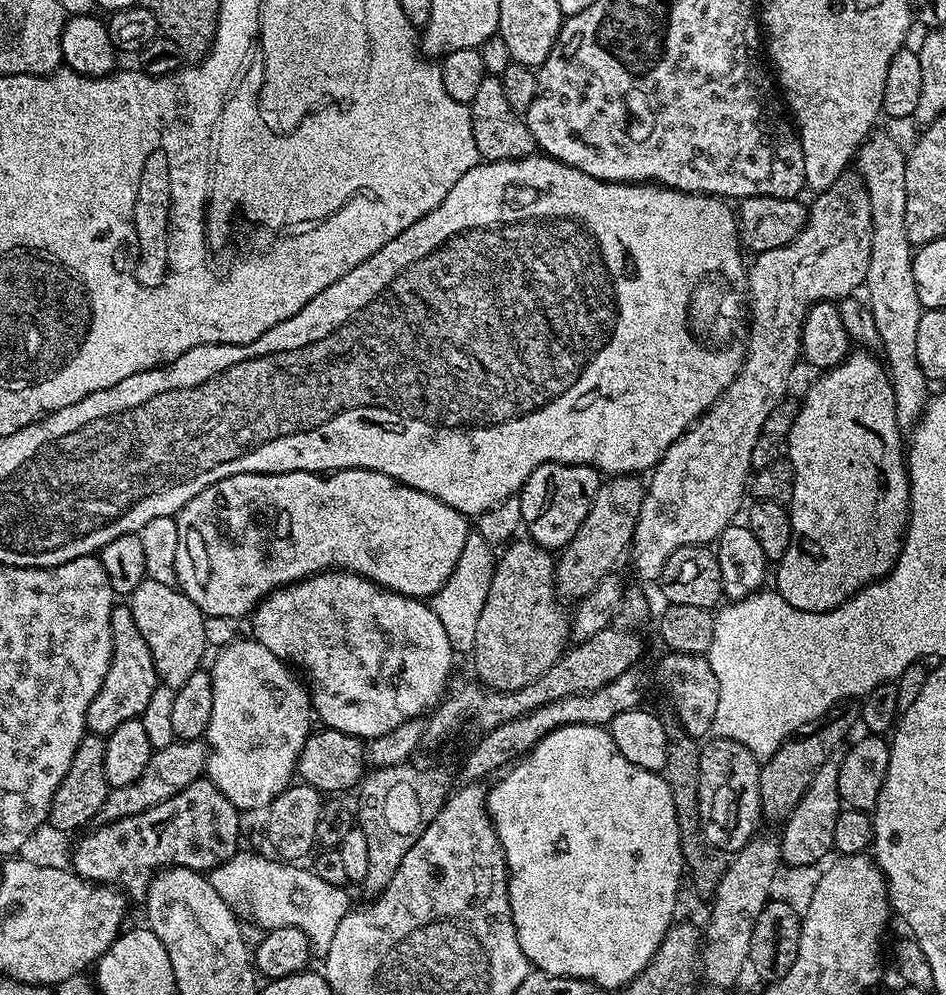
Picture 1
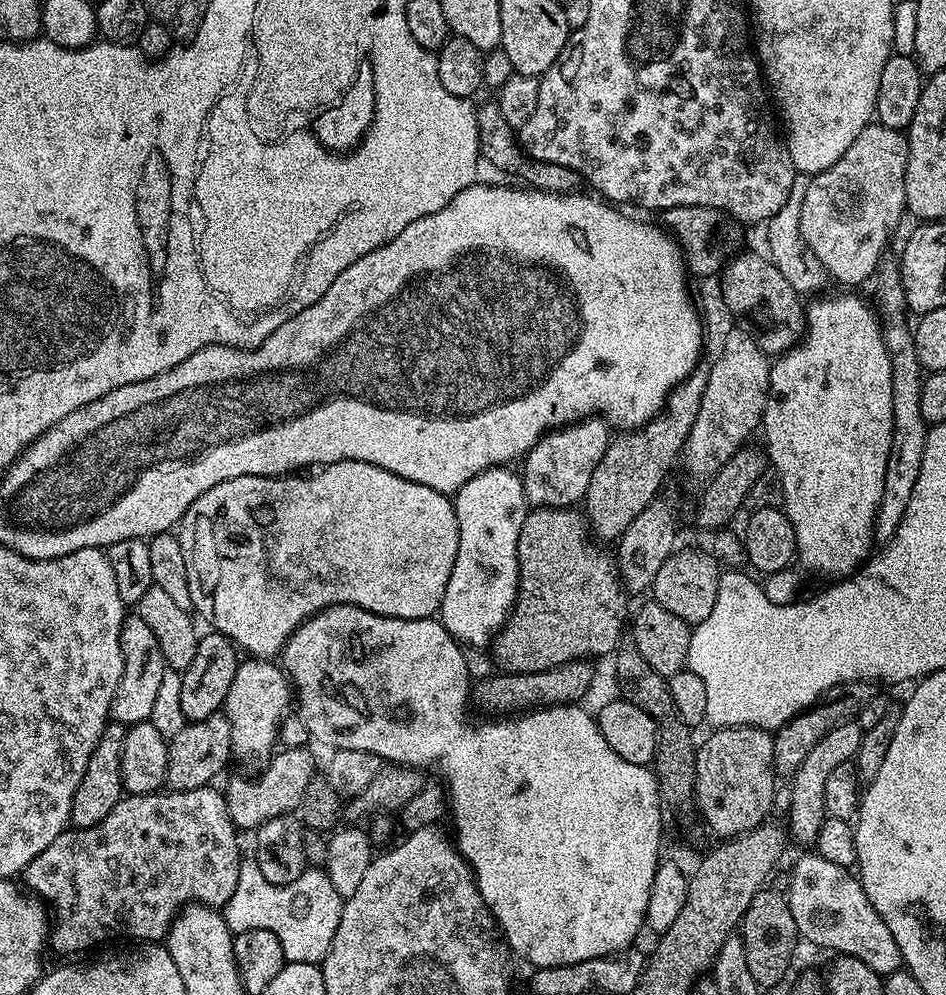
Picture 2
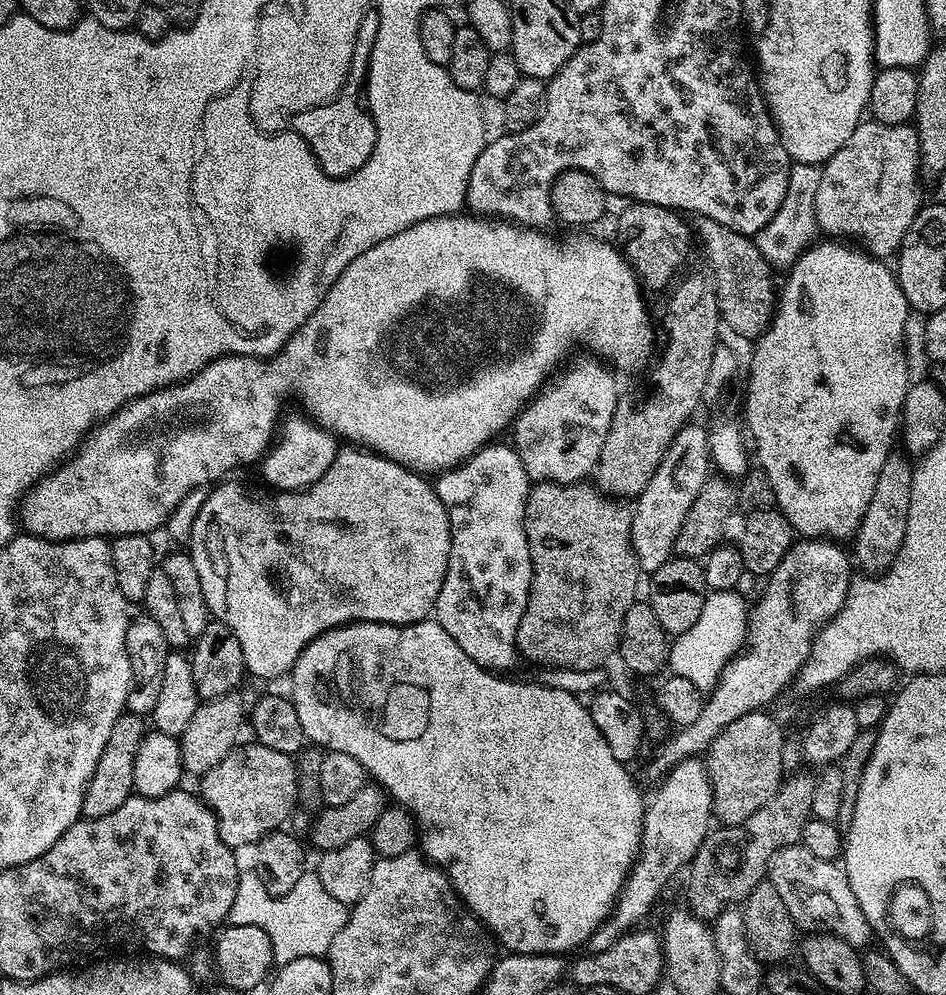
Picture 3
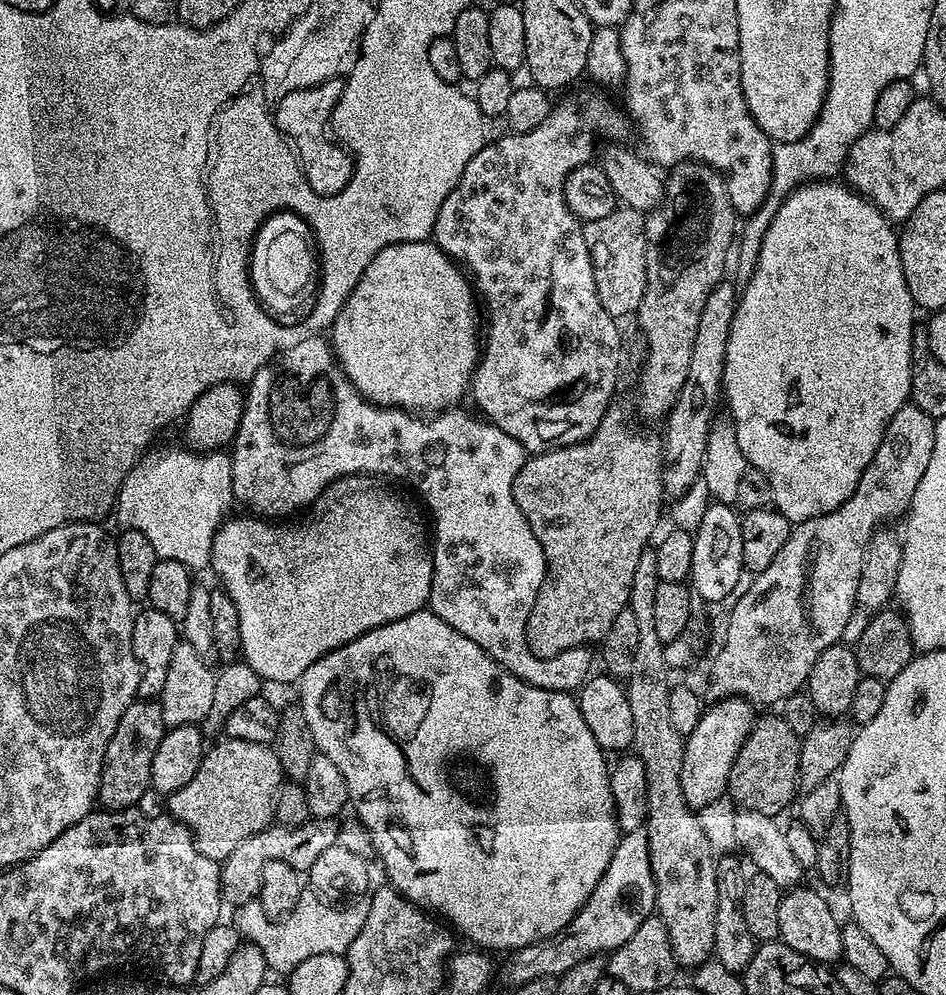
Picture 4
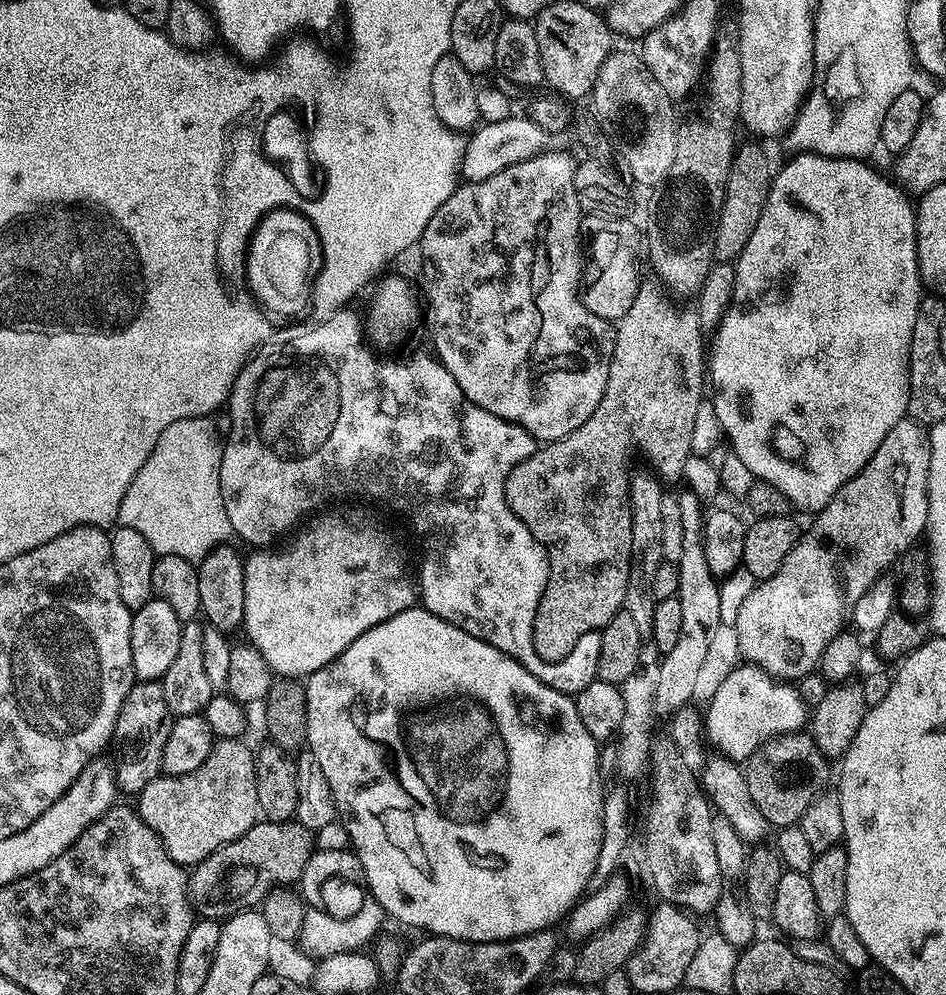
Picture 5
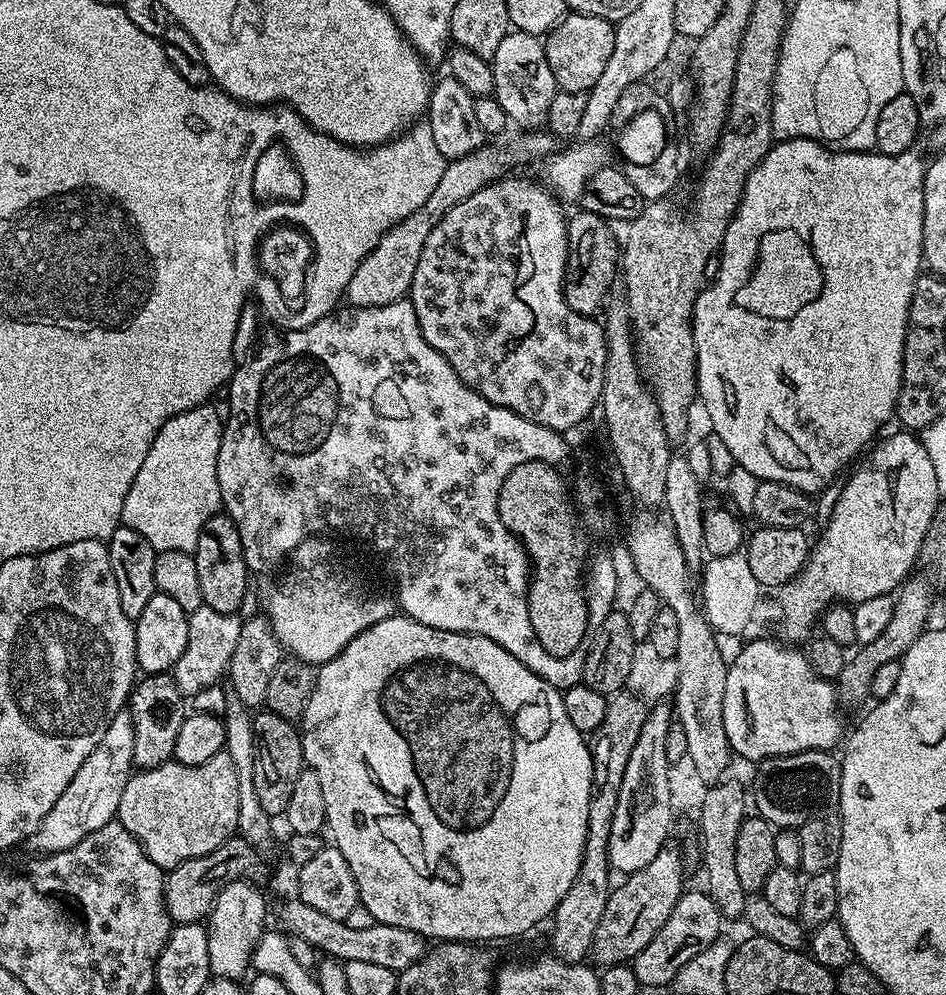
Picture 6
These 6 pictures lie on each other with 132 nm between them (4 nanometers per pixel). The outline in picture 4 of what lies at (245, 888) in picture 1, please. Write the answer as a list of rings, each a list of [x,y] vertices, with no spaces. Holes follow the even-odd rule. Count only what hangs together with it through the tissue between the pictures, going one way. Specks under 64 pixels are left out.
[[[305,891],[300,896],[298,905],[291,913],[279,921],[272,921],[262,910],[259,899],[237,905],[233,909],[230,922],[241,937],[262,950],[263,958],[268,968],[278,972],[280,976],[287,975],[295,969],[300,962],[306,961],[317,954],[347,953],[350,942],[361,932],[370,914],[370,900],[357,899],[342,910],[330,905],[323,897],[313,891]]]

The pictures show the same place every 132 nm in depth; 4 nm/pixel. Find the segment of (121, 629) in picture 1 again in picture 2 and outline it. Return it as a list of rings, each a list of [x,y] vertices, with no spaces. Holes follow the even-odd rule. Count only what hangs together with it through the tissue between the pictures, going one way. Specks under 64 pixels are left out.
[[[135,614],[125,615],[120,635],[124,669],[122,678],[118,682],[118,690],[112,699],[111,719],[115,723],[131,726],[140,724],[150,718],[150,710],[154,710],[158,685],[162,683],[162,674],[166,670],[162,650],[158,650],[158,638],[150,631],[150,626],[142,622],[142,618]]]

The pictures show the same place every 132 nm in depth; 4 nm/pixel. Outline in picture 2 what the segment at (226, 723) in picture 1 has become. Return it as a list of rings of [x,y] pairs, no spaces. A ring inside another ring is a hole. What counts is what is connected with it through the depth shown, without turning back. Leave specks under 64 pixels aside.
[[[268,658],[245,659],[234,674],[230,694],[226,694],[222,712],[232,727],[232,754],[237,761],[267,761],[280,739],[280,723],[289,715],[288,703],[293,703],[294,692],[289,677],[272,664],[275,663]]]

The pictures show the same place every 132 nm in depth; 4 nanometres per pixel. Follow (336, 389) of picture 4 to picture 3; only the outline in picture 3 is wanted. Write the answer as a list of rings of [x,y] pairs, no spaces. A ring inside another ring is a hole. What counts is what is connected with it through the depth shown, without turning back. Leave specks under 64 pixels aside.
[[[307,416],[283,417],[270,447],[259,461],[258,469],[264,475],[269,489],[281,492],[298,492],[310,487],[334,462],[338,451],[337,437],[322,423]],[[492,442],[479,448],[468,460],[435,477],[434,487],[450,522],[450,558],[442,590],[436,599],[434,619],[462,650],[466,650],[466,654],[470,654],[470,658],[474,658],[474,662],[478,662],[478,666],[504,674],[518,661],[516,635],[530,594],[532,563],[524,529],[524,507],[530,481],[515,447],[508,445],[507,448],[500,443]]]

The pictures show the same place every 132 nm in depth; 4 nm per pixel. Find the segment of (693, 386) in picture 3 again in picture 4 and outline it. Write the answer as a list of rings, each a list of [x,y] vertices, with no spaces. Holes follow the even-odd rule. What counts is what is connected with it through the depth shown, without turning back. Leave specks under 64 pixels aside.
[[[686,160],[683,164],[671,165],[669,176],[666,176],[664,183],[664,201],[663,204],[647,217],[644,237],[646,239],[646,290],[642,294],[642,302],[638,309],[640,316],[640,328],[644,331],[644,340],[648,343],[648,353],[644,356],[644,369],[640,372],[640,385],[636,388],[636,408],[648,420],[663,421],[668,413],[672,411],[674,402],[682,390],[682,382],[686,382],[686,370],[690,366],[690,354],[693,353],[694,336],[697,333],[698,322],[701,321],[702,308],[706,305],[706,300],[711,292],[718,287],[721,281],[725,279],[724,267],[728,264],[728,247],[733,247],[734,241],[738,236],[738,213],[732,207],[728,187],[720,173],[715,172],[708,164],[699,164],[697,160]]]

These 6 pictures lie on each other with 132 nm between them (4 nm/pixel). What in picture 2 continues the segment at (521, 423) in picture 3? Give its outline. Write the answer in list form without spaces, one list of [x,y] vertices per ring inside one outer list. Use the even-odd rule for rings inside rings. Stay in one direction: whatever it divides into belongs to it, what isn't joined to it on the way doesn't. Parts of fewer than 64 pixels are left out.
[[[604,418],[578,420],[562,428],[553,428],[523,457],[524,497],[532,508],[571,508],[579,505],[590,486],[594,466],[602,462],[610,439],[610,425]]]

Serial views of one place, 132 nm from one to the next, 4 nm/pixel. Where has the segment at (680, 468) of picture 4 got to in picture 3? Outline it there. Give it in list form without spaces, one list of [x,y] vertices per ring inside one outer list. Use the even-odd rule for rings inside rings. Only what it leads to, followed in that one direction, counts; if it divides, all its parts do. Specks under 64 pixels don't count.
[[[689,422],[684,425],[670,442],[668,452],[662,458],[654,478],[635,497],[632,508],[632,549],[640,563],[641,573],[651,574],[668,560],[673,559],[675,539],[682,529],[682,522],[690,511],[690,506],[698,497],[698,492],[710,477],[710,446],[708,445],[708,428],[705,425]]]

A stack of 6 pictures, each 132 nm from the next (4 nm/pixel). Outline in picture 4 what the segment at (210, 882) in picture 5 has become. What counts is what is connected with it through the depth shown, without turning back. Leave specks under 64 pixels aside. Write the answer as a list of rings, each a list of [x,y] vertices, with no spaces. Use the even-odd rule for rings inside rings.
[[[310,818],[297,828],[269,826],[246,838],[246,842],[242,842],[242,846],[234,849],[220,864],[220,895],[223,903],[237,906],[257,899],[260,895],[260,871],[266,862],[286,862],[286,866],[294,866],[297,872],[307,873],[308,868],[314,866],[314,858],[336,844],[339,829],[340,825],[335,819]]]

